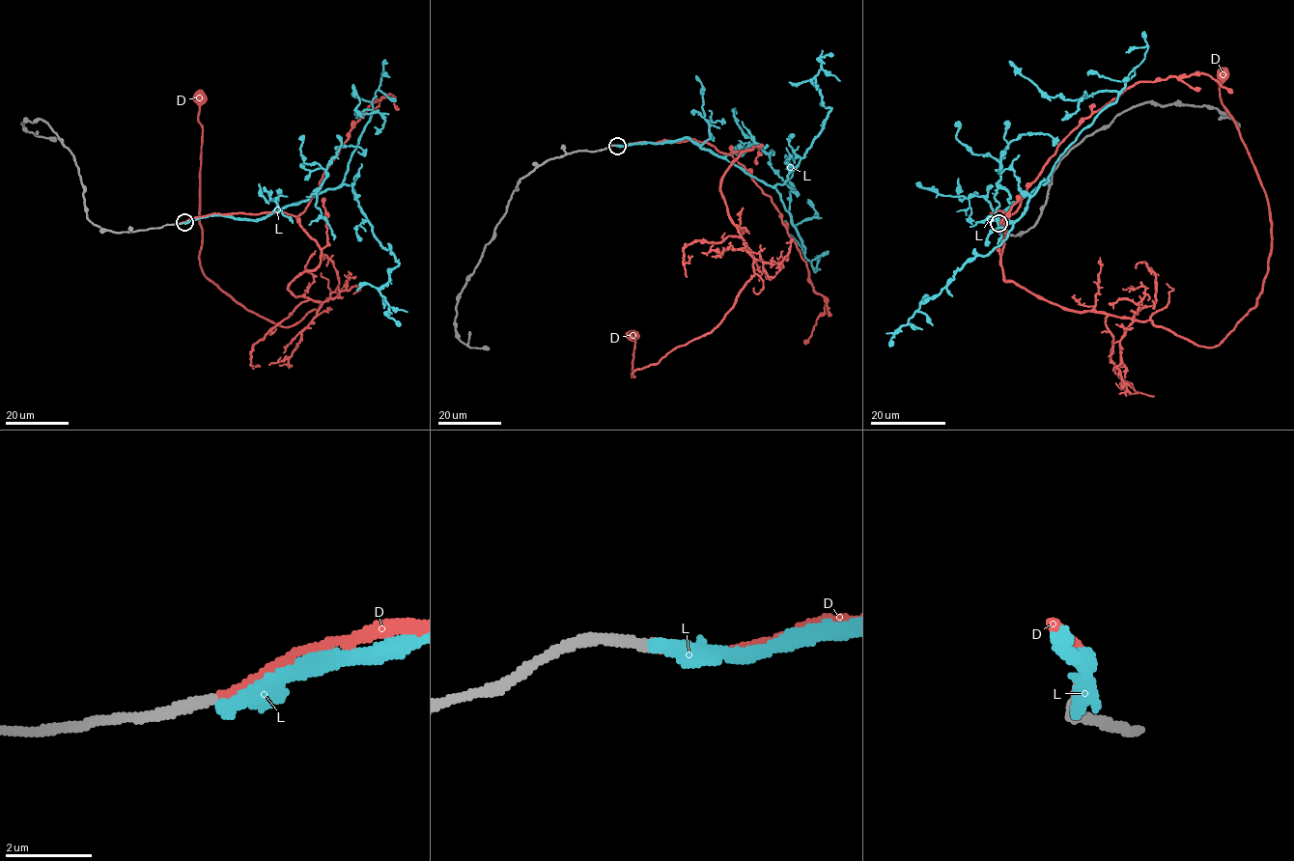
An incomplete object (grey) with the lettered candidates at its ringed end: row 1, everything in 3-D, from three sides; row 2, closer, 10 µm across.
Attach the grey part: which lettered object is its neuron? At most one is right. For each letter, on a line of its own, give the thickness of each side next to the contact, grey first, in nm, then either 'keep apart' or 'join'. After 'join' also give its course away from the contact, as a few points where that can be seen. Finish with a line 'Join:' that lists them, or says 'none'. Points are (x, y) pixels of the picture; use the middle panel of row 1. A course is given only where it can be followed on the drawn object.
D: calibres 240 and 220 nm; join; course (616, 145), (753, 147), (720, 190), (754, 274), (710, 332), (634, 376), (633, 335)
L: calibres 240 and 360 nm; keep apart
Join: D

